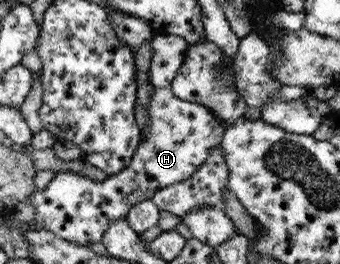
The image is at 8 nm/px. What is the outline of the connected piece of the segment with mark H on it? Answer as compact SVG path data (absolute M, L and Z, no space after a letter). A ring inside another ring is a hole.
M166 35L154 36L149 44L150 99L146 110L150 124L144 131L144 139L138 141L128 165L101 181L93 181L72 171L54 171L46 187L34 190L28 197L37 218L42 221L41 228L68 242L88 246L88 242L100 241L108 224L125 217L131 206L150 200L161 188L190 178L222 140L226 127L209 110L172 94L171 80L182 64L187 42L180 36Z

